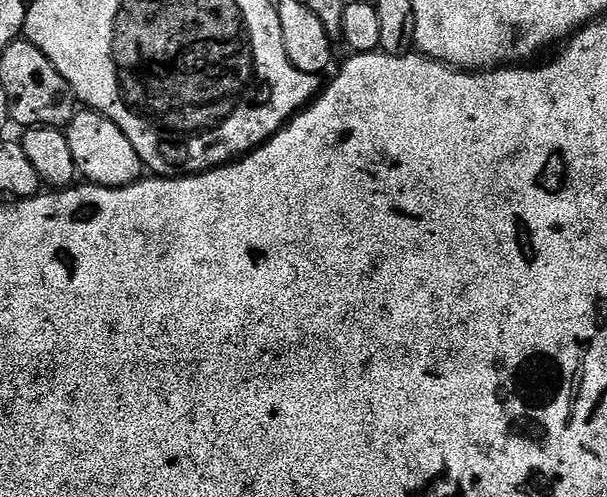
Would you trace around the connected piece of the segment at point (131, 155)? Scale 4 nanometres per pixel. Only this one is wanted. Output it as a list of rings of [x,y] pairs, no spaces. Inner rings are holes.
[[[91,110],[77,111],[76,116],[66,129],[70,142],[70,154],[74,154],[77,173],[87,183],[106,186],[107,188],[121,188],[130,186],[135,180],[145,175],[144,163],[138,158],[138,150],[130,146],[130,138],[110,122],[100,112]]]

